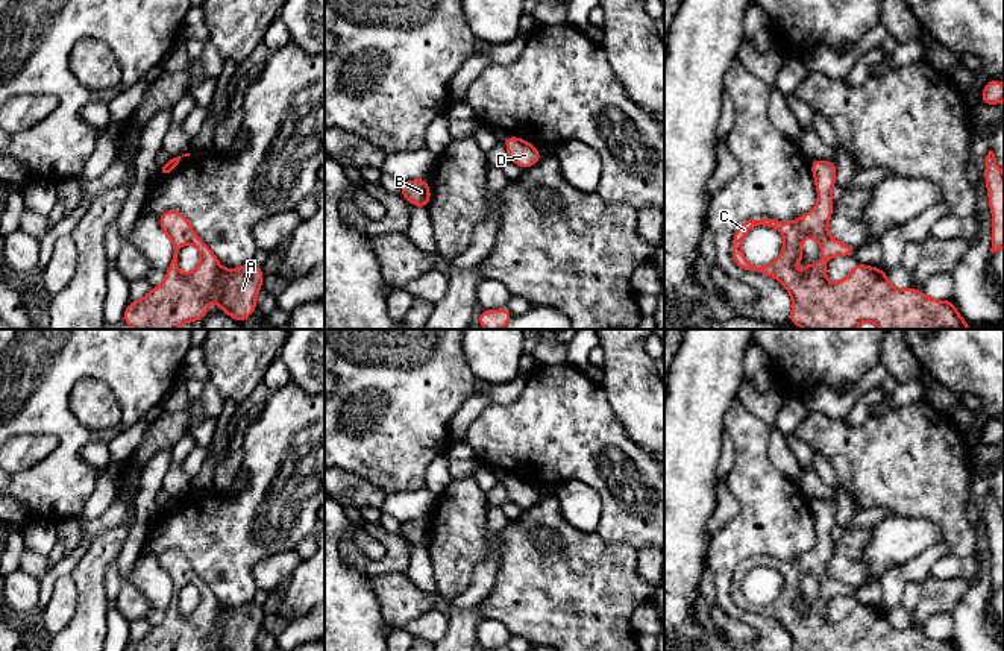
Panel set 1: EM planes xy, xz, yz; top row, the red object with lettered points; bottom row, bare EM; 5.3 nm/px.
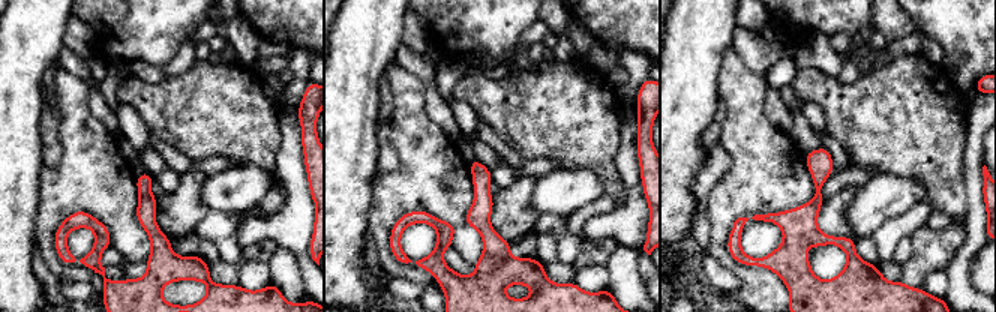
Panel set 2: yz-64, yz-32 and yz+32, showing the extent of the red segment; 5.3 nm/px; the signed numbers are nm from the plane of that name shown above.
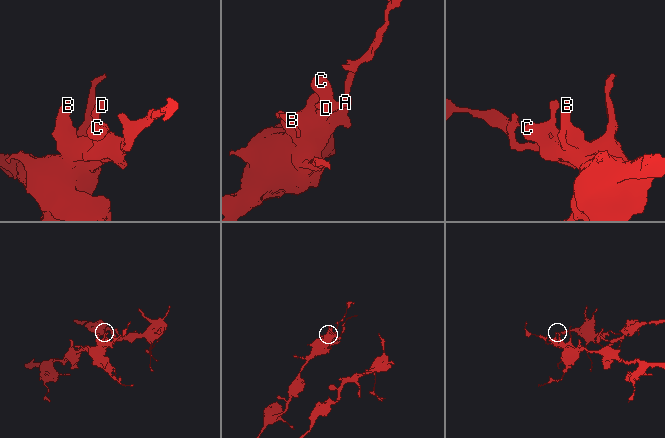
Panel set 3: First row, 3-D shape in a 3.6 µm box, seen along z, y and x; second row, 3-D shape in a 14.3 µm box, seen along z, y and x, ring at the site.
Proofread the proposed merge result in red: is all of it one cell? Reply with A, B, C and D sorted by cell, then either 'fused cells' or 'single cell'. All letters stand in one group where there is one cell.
A B C D; single cell

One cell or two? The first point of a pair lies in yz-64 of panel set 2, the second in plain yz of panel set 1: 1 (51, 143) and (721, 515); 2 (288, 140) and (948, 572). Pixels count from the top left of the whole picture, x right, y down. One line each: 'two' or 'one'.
1: one
2: one

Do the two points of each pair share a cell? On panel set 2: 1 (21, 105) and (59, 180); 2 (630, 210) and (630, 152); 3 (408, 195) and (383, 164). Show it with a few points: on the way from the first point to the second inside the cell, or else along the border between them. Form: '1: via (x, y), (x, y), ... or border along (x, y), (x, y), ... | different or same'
1: border along (42, 165), (38, 200) | different
2: via (635, 195), (630, 167) | same
3: border along (389, 135), (398, 164), (375, 179) | different

